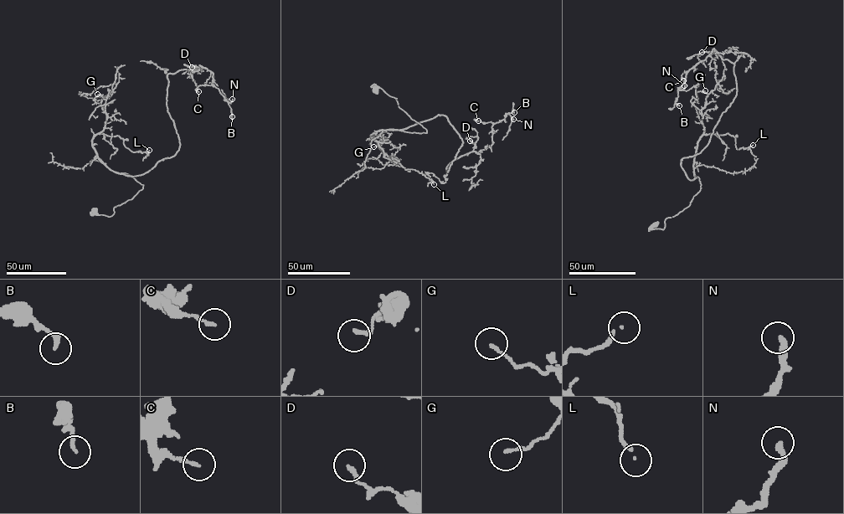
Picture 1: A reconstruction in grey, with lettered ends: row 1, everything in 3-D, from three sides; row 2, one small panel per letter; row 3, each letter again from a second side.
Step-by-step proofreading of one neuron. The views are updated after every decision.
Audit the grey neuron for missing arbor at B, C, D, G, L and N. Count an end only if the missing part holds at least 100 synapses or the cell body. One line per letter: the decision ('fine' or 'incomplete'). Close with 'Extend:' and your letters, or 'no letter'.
B: fine
C: fine
D: fine
G: fine
L: fine
N: incomplete
Extend: N

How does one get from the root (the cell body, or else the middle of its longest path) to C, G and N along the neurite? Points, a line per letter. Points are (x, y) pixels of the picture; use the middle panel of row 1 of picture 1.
C: (375, 89), (427, 131), (401, 131), (446, 116), (463, 141), (447, 172), (492, 144), (492, 123), (478, 120)
G: (375, 89), (396, 98), (427, 131), (379, 130), (371, 136), (384, 141), (373, 146)
N: (375, 89), (427, 131), (401, 131), (446, 116), (463, 141), (447, 172), (492, 144), (494, 124), (513, 119)

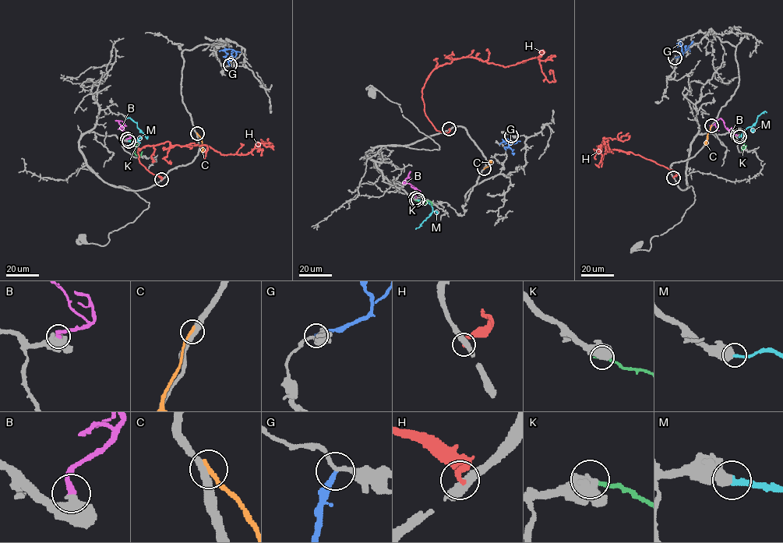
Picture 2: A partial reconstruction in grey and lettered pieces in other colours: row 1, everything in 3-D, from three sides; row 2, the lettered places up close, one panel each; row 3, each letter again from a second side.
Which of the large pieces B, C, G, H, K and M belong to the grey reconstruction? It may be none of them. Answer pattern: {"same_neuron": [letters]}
{"same_neuron": ["B", "M"]}

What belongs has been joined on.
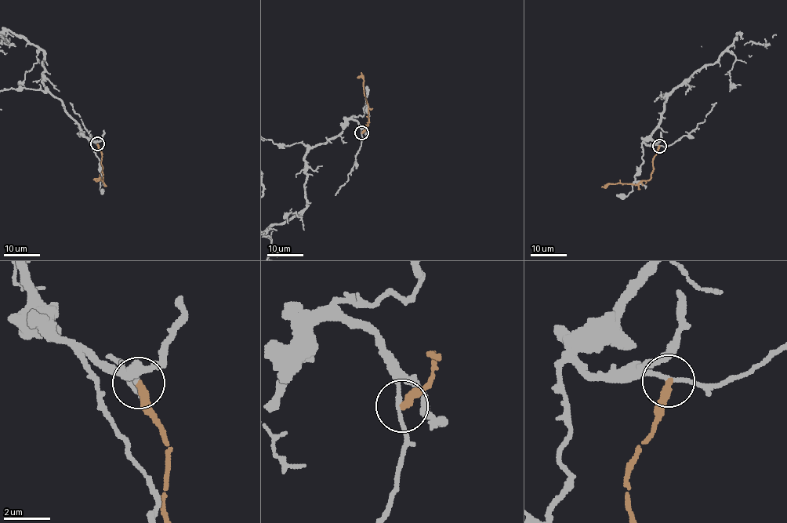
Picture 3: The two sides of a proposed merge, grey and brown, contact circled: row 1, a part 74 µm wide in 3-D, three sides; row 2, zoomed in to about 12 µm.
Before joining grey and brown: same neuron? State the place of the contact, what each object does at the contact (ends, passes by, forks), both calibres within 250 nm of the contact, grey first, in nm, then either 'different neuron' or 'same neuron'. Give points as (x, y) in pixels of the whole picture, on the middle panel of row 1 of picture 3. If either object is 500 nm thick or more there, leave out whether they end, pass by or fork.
place (361, 132); grey passes by; brown ends; calibres 170 and 320 nm; different neuron

